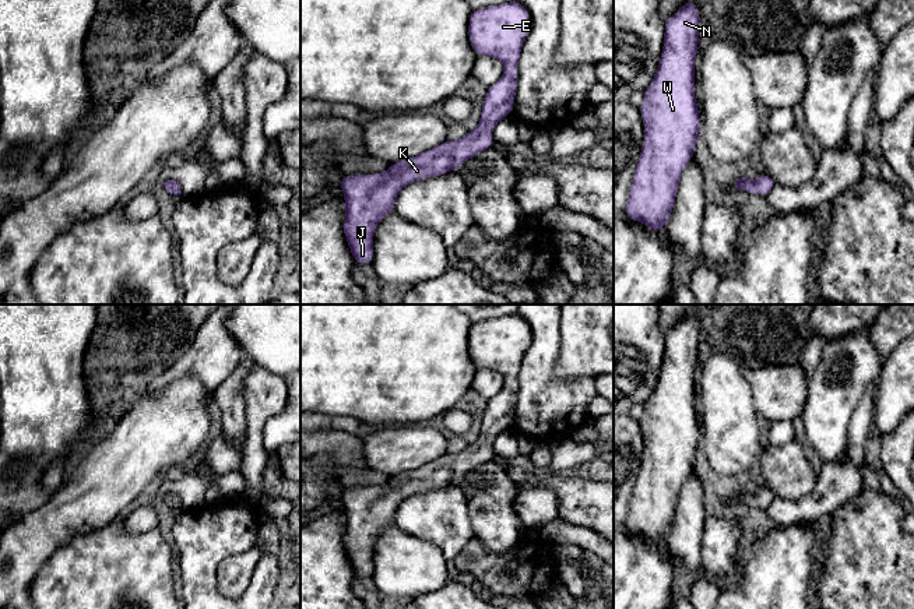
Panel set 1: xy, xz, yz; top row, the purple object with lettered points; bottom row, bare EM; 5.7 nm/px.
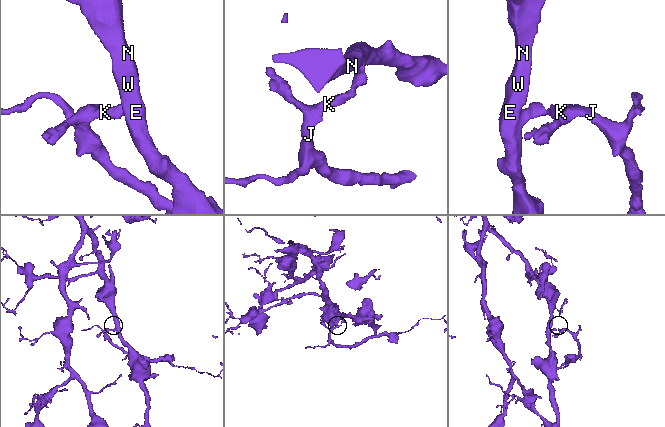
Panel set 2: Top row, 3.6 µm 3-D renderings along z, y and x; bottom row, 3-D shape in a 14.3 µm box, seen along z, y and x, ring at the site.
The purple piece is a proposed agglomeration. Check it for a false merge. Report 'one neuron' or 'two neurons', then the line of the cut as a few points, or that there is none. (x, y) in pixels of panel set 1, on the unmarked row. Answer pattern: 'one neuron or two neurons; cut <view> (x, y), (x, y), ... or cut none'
one neuron; cut none

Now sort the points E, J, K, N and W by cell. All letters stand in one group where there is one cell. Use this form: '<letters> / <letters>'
E J K N W

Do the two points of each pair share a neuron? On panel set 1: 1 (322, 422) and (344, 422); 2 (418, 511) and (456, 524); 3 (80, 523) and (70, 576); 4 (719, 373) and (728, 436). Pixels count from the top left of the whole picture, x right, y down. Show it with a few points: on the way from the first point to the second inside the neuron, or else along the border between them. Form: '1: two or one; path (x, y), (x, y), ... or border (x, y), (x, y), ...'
1: one; path (327, 422), (338, 422)
2: one; path (428, 516), (439, 516), (446, 521)
3: two; border (109, 521), (94, 531), (76, 532), (53, 553)
4: one; path (724, 389), (728, 404), (728, 421)

